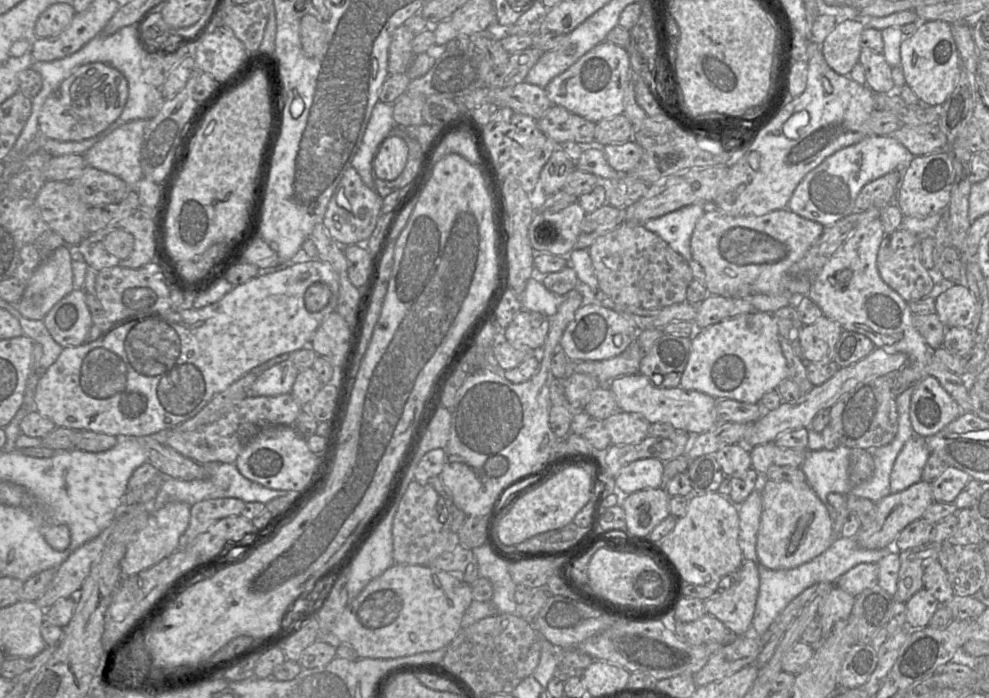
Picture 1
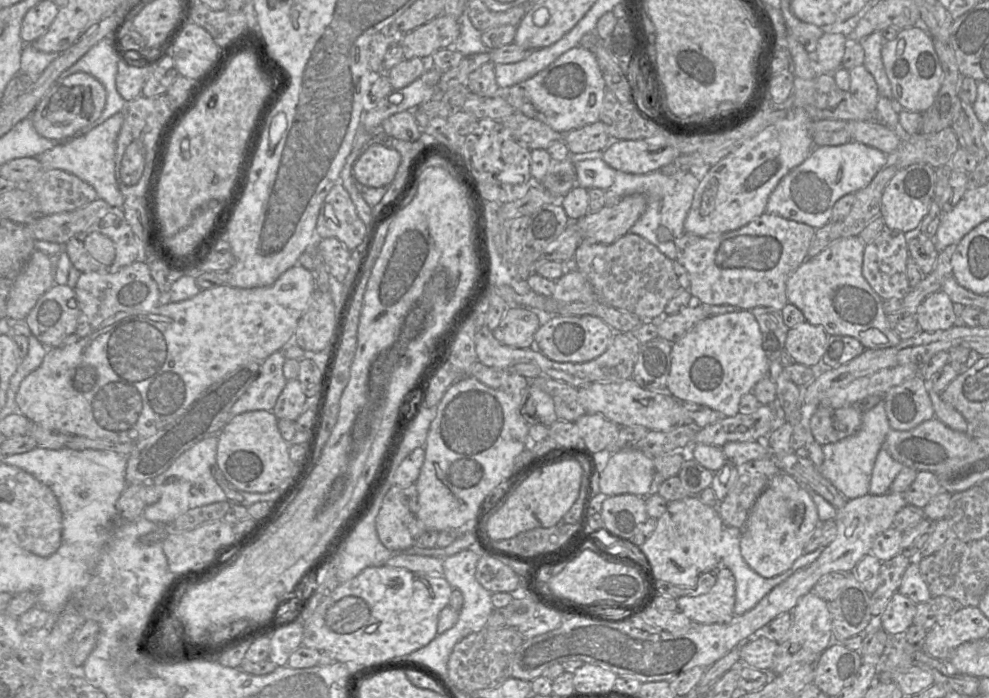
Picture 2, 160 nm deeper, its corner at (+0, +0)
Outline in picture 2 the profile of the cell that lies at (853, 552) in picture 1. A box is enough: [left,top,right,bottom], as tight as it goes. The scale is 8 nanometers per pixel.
[723,528,823,615]

